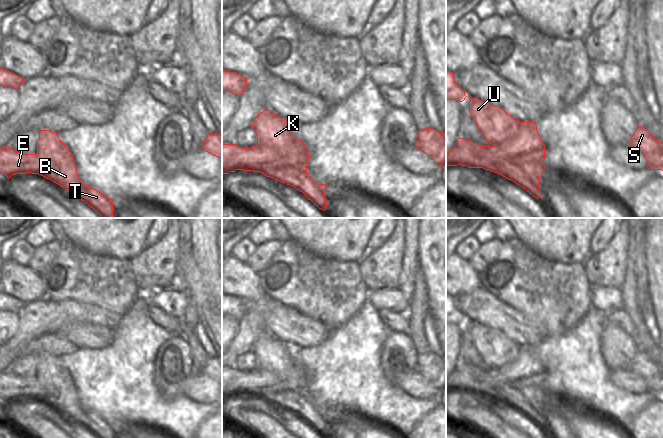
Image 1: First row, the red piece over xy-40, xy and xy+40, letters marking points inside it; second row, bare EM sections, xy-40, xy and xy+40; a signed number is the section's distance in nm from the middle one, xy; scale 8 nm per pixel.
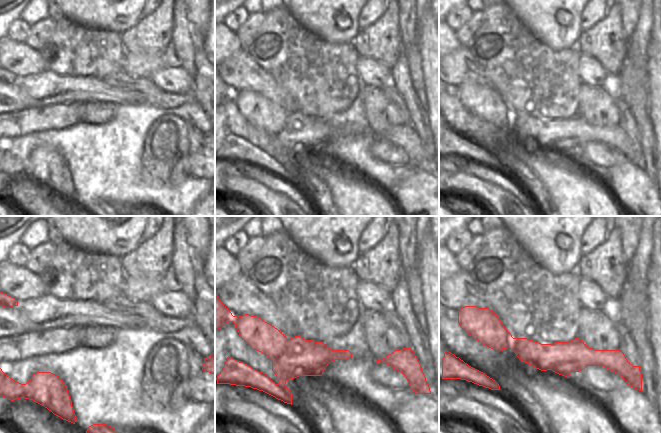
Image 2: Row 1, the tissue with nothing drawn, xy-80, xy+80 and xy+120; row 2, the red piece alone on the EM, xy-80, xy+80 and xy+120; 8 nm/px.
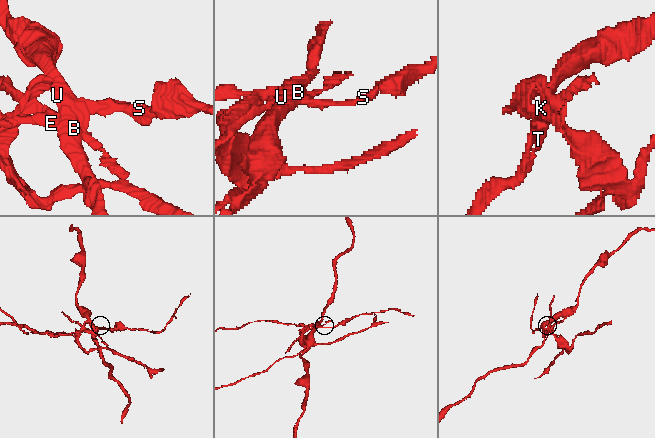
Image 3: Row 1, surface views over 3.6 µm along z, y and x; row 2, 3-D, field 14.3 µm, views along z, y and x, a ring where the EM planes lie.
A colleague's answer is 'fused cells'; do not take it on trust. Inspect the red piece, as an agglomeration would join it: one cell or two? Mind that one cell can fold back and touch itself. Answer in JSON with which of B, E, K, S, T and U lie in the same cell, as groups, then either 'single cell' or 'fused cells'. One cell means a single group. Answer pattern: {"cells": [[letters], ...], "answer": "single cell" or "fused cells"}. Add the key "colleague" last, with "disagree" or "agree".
{"cells": [["B", "K", "U"], ["E", "S", "T"]], "answer": "fused cells", "colleague": "agree"}

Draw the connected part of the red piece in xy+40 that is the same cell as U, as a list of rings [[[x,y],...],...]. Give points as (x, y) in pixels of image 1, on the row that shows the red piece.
[[[478,98],[469,101],[469,113],[486,142],[502,144],[515,136],[519,122],[505,110]]]

